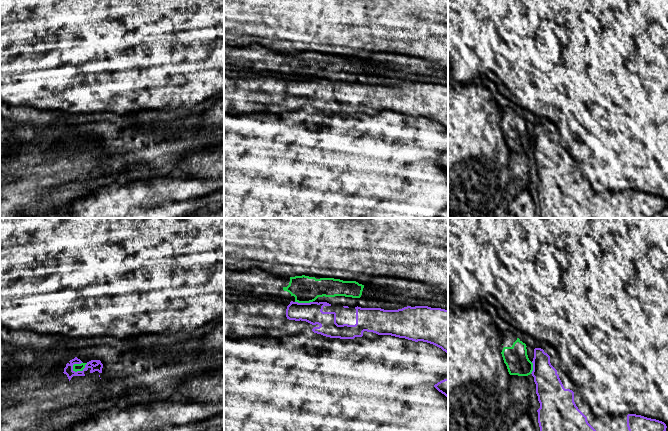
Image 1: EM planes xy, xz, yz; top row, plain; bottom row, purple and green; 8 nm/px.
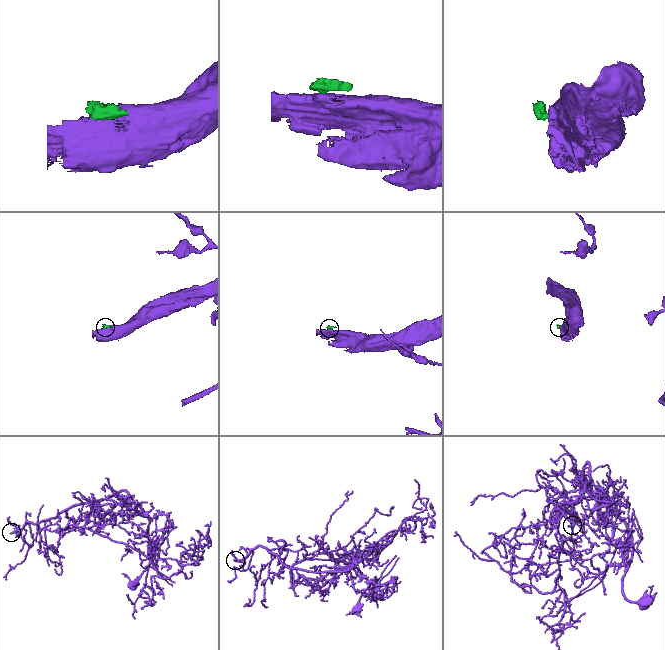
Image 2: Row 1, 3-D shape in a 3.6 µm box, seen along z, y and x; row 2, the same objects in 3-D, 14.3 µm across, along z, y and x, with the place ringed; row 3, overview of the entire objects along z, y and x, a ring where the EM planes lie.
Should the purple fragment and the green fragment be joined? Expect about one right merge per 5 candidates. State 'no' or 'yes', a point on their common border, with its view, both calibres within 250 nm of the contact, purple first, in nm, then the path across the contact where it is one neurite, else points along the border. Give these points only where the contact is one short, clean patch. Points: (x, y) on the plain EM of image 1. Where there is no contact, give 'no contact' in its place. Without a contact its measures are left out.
no | xy (80, 147) | 80/60 nm | along xy (87, 139), (81, 146), (72, 146)

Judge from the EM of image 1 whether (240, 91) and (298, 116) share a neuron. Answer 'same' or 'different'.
different

